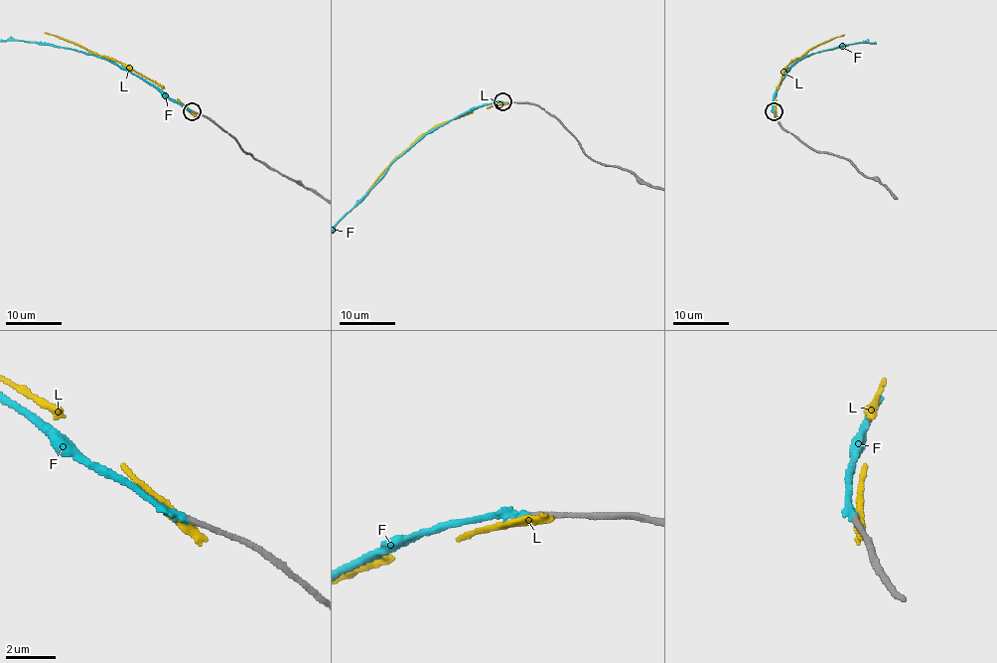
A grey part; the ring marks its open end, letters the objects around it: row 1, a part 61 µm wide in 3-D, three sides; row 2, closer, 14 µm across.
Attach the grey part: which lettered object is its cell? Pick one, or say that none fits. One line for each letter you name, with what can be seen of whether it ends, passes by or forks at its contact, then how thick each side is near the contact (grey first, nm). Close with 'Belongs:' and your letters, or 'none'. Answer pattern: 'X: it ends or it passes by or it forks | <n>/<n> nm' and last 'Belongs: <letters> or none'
F: it ends | 240/280 nm
Belongs: F

